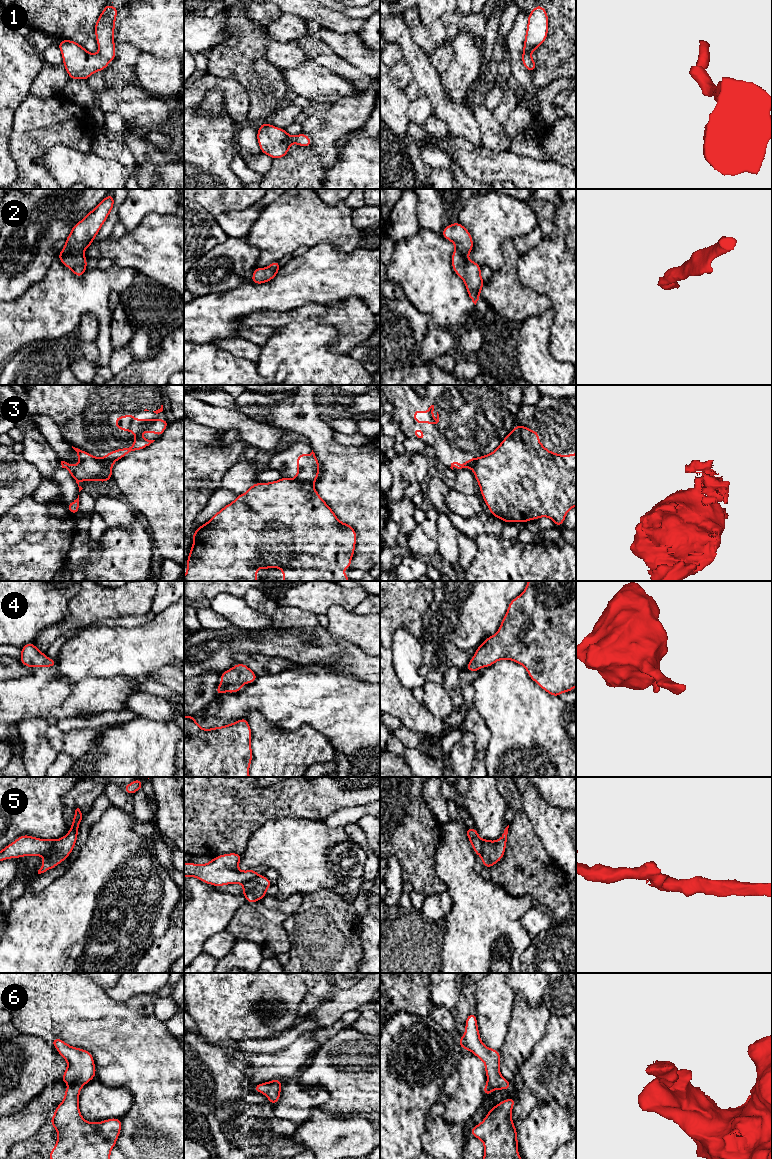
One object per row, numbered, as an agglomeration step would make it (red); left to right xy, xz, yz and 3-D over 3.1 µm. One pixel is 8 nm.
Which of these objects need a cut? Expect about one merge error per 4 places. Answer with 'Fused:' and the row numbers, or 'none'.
Fused: 3, 5

